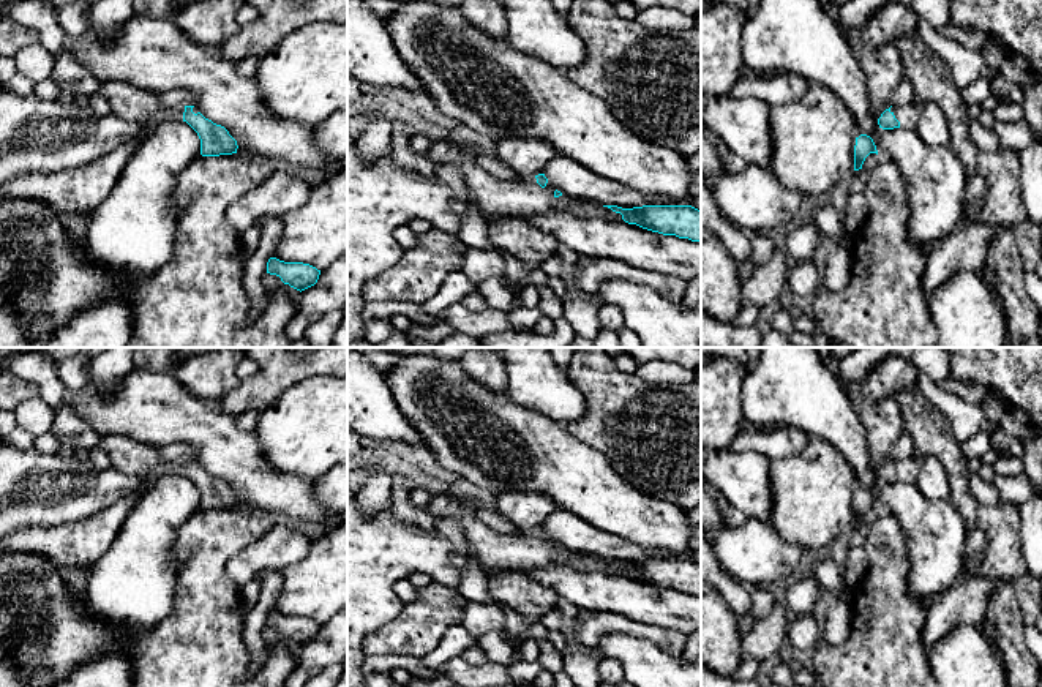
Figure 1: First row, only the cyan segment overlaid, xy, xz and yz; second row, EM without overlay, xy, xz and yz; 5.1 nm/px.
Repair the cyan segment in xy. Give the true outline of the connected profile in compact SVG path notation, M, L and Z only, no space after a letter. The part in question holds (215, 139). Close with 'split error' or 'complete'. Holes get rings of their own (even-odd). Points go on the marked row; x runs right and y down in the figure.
M107 81L98 93L111 104L112 114L128 122L145 123L148 128L166 120L186 122L201 139L202 156L237 153L237 141L229 131L205 118L194 106L164 106L156 93L123 81Z; split error

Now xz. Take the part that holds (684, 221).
M603 205L622 215L628 224L663 235L676 235L692 242L701 242L701 210L692 205L643 205L622 208L617 205Z; complete

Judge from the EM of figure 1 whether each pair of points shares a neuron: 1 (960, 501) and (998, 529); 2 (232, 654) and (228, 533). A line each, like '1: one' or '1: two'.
1: two
2: one

